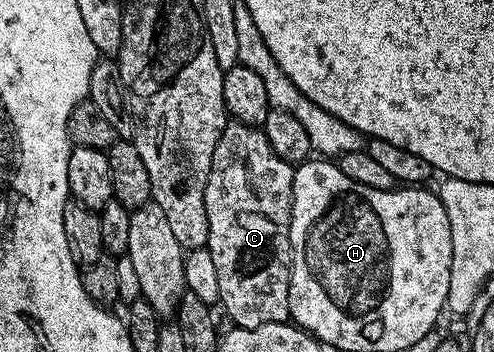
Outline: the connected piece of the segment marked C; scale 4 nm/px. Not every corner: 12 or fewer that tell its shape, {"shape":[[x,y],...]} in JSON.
{"shape":[[231,120],[204,191],[221,308],[290,318],[295,166]]}

